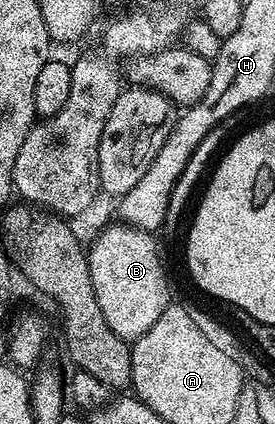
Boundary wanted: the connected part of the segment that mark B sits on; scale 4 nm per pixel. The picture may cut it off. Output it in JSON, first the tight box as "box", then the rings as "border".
{"box":[87,224,172,340],"border":[[[118,224],[103,230],[99,239],[89,246],[87,263],[91,269],[97,304],[117,336],[134,340],[149,332],[157,324],[161,312],[172,305],[171,290],[167,287],[167,274],[163,271],[163,258],[159,255],[156,235],[137,226]]]}

